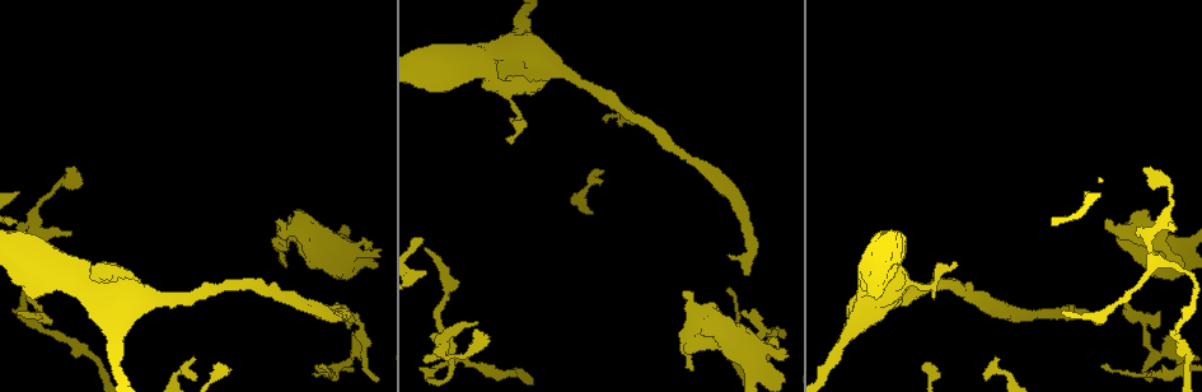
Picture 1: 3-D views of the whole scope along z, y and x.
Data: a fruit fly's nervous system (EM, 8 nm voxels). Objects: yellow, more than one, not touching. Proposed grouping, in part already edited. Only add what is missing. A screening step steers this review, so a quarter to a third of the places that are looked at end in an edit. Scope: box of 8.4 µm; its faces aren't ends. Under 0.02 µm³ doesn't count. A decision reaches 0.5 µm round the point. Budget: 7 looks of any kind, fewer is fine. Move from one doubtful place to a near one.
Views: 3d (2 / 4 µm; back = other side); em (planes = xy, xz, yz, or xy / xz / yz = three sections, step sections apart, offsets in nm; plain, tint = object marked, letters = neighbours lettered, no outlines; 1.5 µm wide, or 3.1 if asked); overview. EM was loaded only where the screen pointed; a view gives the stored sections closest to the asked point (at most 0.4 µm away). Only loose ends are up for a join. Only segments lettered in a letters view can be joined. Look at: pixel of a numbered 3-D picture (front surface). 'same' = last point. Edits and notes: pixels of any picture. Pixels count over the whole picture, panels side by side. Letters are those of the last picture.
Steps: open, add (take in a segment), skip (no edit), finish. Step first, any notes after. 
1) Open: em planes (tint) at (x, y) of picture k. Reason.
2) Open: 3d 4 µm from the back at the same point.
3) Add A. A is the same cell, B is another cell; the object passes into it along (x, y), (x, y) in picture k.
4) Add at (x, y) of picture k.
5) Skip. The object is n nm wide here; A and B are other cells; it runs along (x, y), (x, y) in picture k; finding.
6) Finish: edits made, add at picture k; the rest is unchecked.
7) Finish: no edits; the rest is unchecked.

Open: 3d 2 µm at (692, 371) of picture 1. An open end.

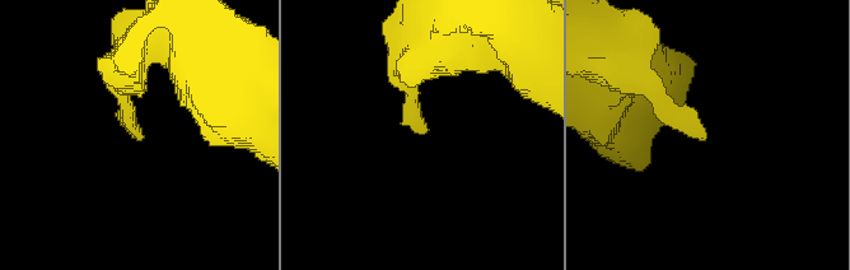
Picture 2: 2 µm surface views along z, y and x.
Open: em yz step 8 (tint) at (700, 140) of picture 2.

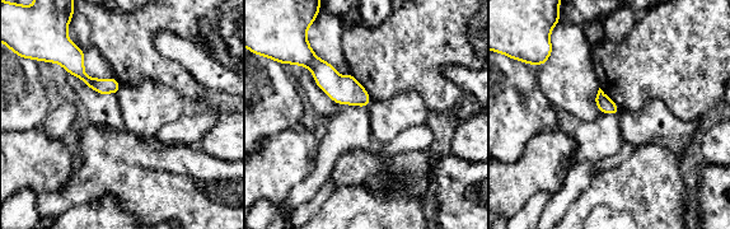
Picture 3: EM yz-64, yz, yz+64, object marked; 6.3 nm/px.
Open: em planes (letters) at the same point.

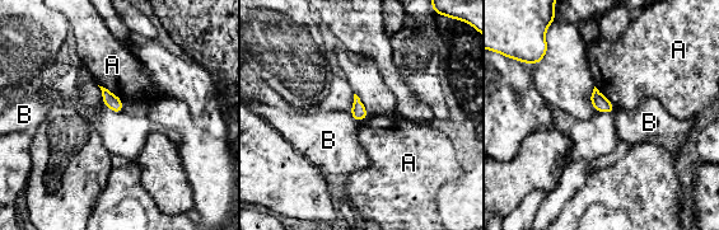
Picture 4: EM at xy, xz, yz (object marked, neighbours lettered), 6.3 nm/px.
Skip. A and B are other cells; no lettered segment goes on from it.

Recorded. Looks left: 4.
Open: 3d 2 µm from the back at (1136, 236) of picture 1. An open end.

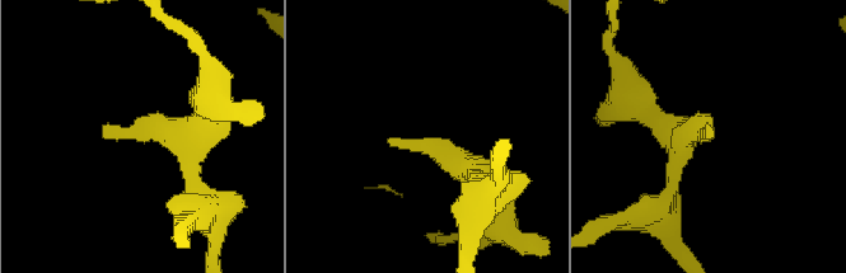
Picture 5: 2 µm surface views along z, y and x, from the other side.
Open: em xz step 4 (tint) at (710, 131) of picture 5.

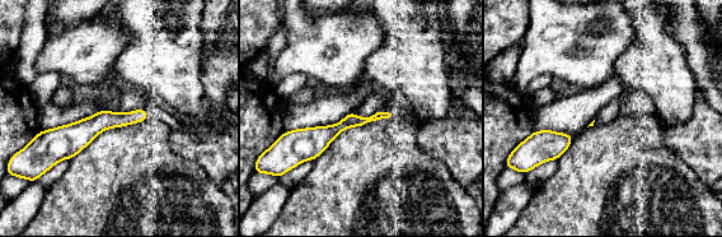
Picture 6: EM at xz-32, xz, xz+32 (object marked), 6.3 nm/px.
Open: em planes (letters) at the same point. Another direction.

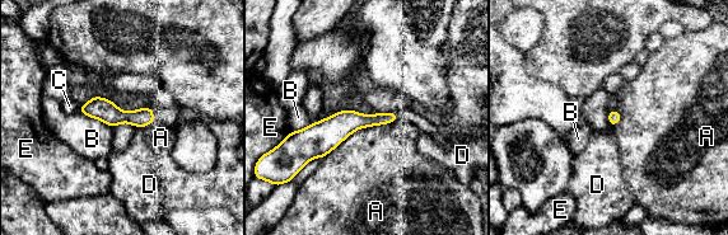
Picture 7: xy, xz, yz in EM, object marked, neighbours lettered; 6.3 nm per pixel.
Skip. A, B, C, D and E are other cells; it runs along (393, 116), (293, 135) in picture 7; none of them fits.

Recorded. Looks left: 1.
Open: em planes (letters) at (280, 221) of picture 1. Free end.

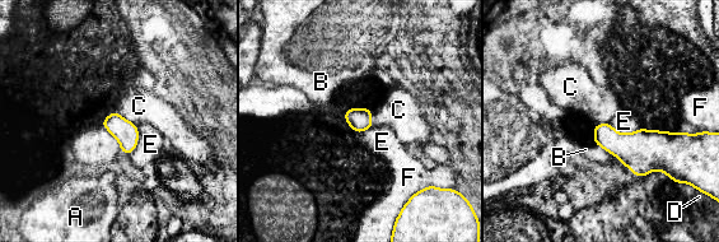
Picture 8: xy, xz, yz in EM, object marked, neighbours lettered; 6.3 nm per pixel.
Skip. The object is 140 nm wide here; A, B, C, D, E and F are other cells; none of them fits.

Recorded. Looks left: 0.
Finish: no edits; the rest is unchecked.

